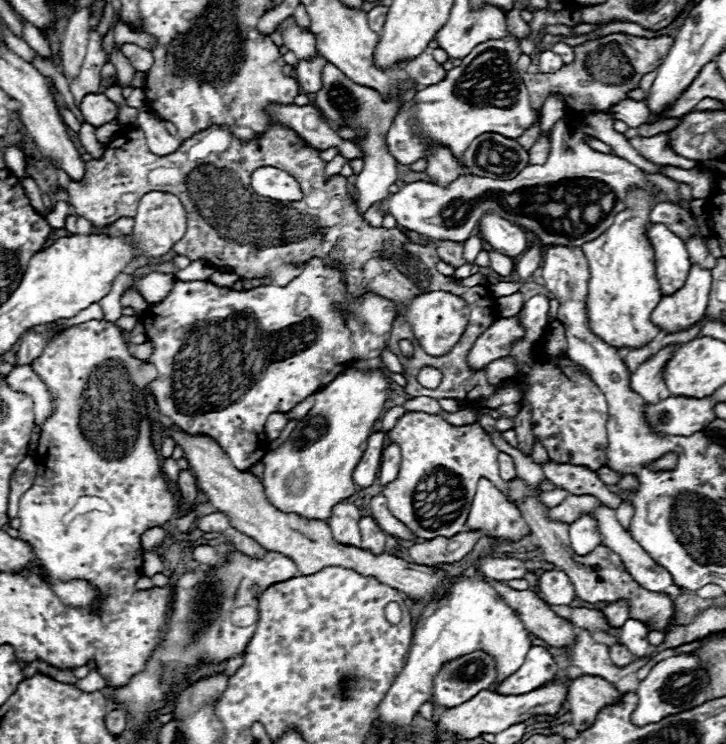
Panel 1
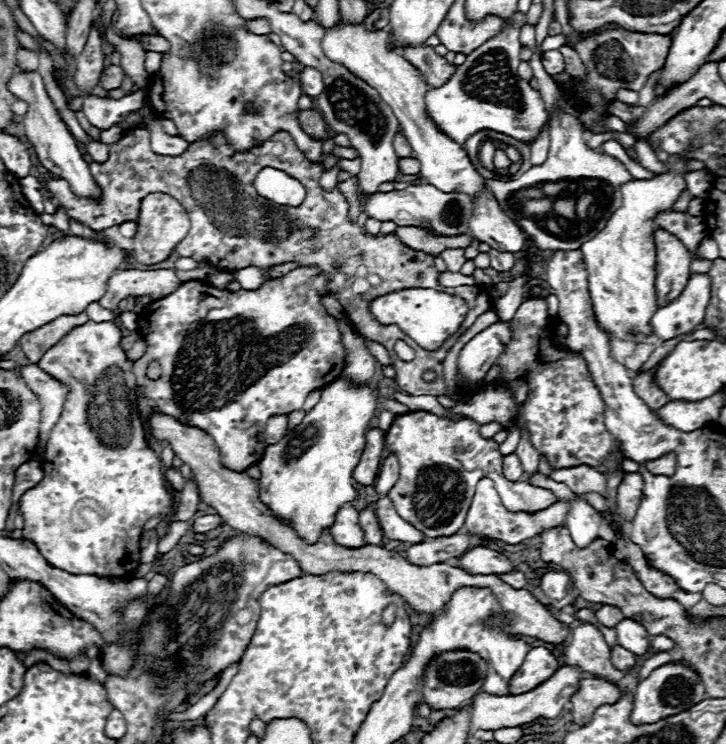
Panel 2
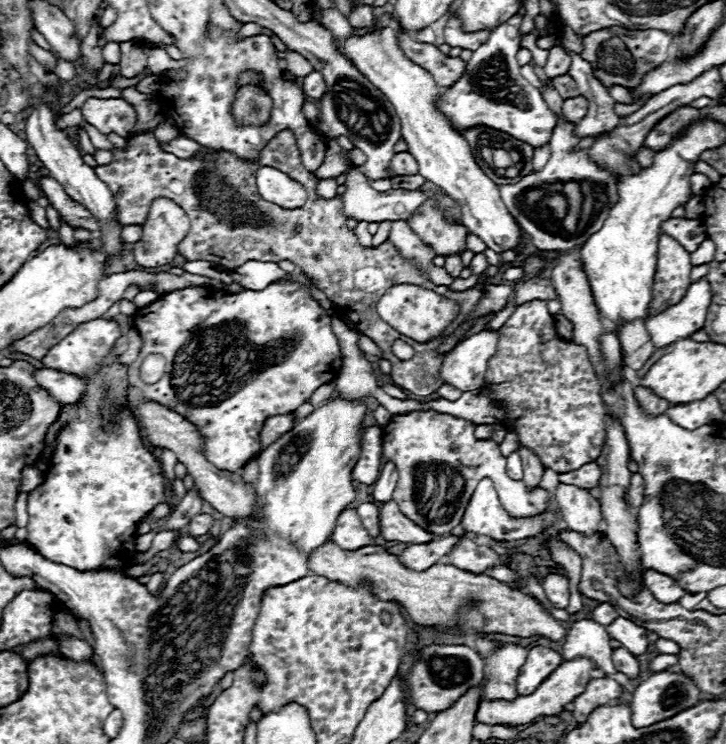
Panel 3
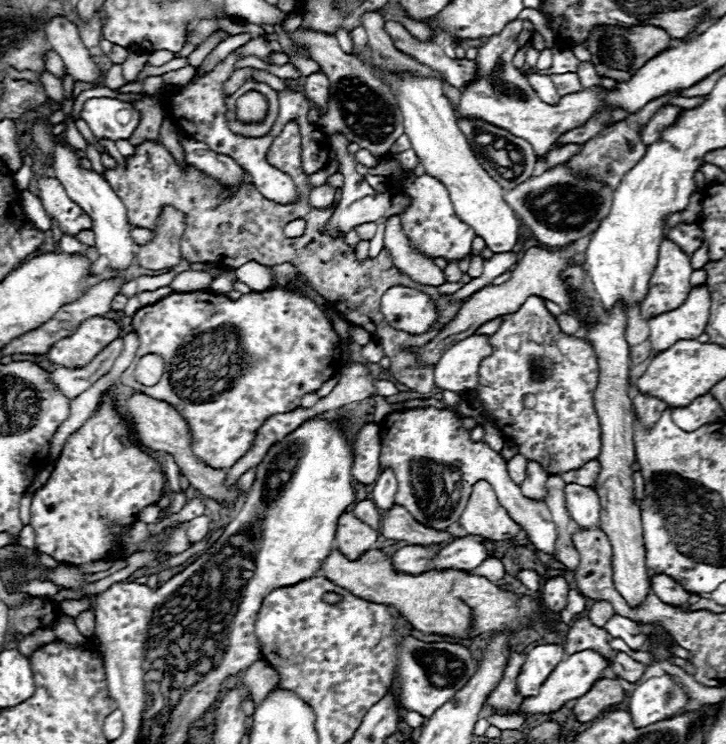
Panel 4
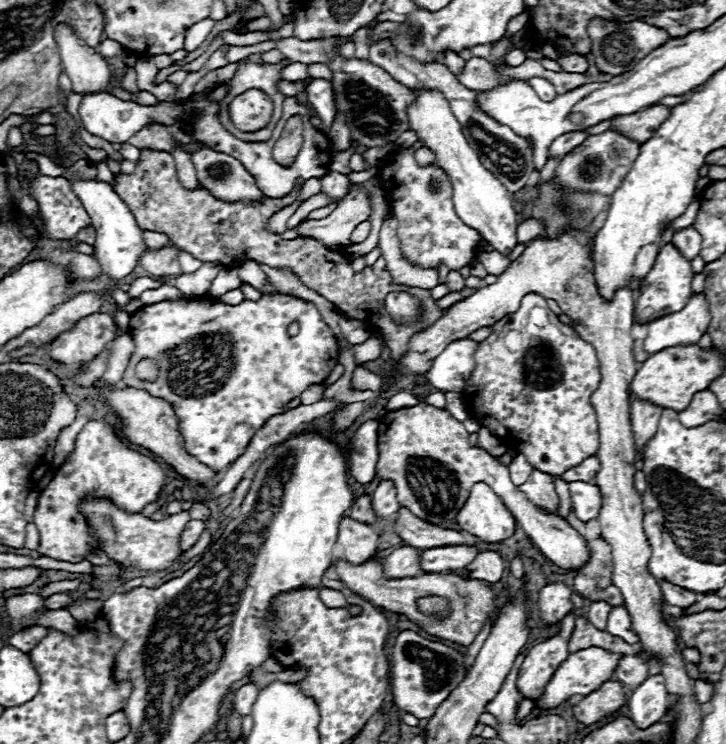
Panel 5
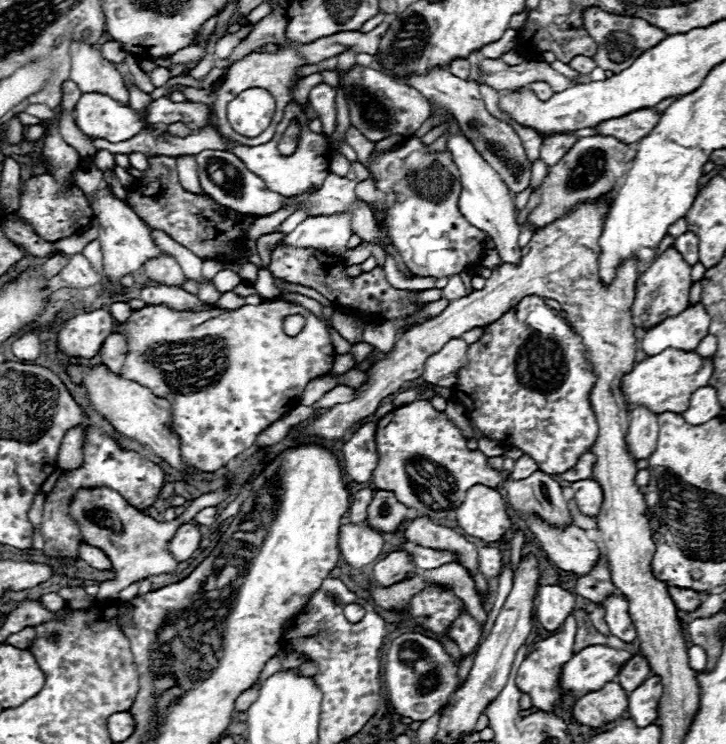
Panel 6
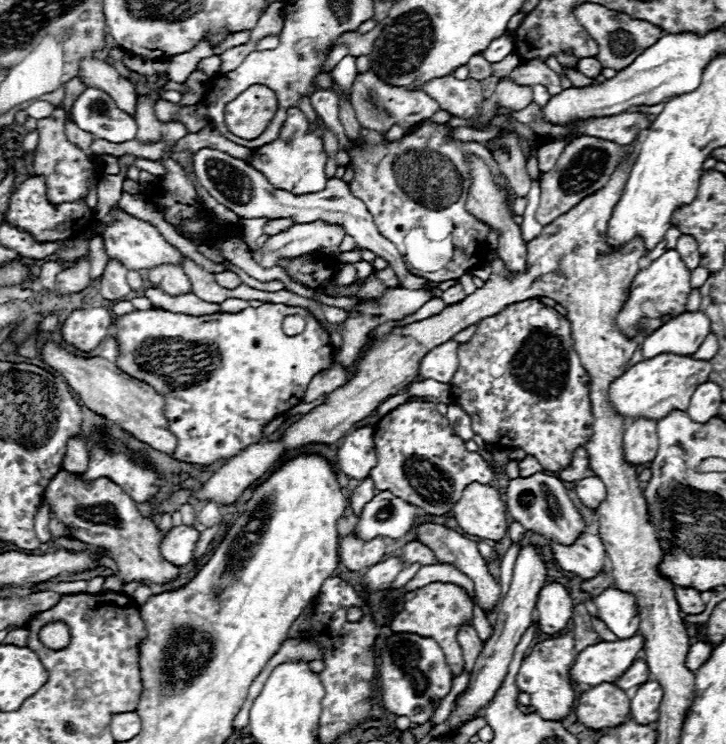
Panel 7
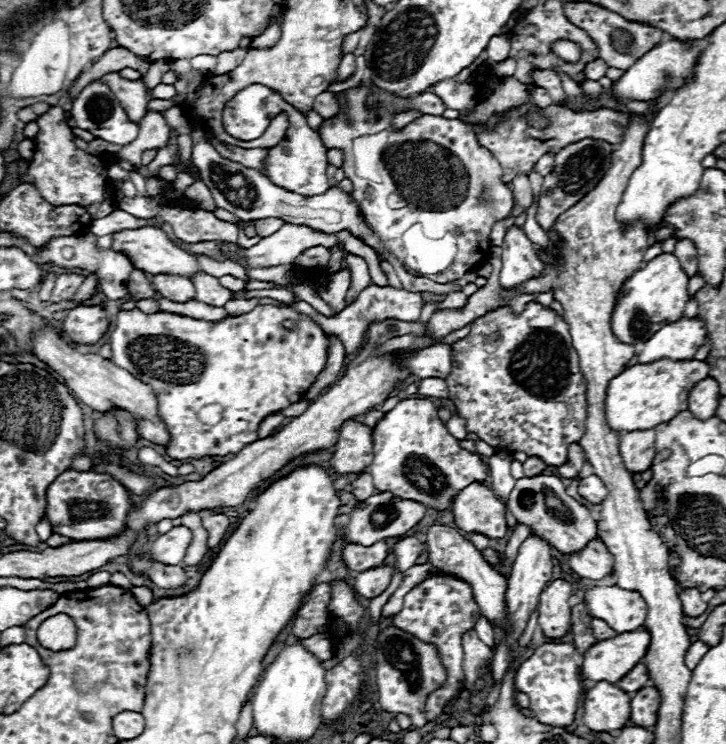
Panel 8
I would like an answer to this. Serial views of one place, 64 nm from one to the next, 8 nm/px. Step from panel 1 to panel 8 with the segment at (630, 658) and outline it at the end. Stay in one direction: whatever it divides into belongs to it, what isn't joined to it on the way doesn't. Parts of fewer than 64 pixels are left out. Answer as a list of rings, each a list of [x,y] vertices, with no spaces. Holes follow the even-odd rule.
[[[640,662],[640,664],[636,664],[620,682],[618,682],[618,688],[622,688],[624,692],[630,692],[630,694],[634,694],[634,692],[638,692],[640,688],[644,688],[646,684],[648,684],[648,670],[646,670],[646,666]]]

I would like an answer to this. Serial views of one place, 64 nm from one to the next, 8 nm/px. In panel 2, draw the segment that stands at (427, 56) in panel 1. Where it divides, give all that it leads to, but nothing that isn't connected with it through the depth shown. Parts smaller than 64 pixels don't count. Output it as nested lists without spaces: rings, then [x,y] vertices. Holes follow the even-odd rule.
[[[432,46],[404,48],[404,52],[410,52],[410,62],[426,76],[428,84],[434,88],[438,88],[440,84],[446,84],[456,72],[456,66],[448,64],[446,58],[436,54]]]

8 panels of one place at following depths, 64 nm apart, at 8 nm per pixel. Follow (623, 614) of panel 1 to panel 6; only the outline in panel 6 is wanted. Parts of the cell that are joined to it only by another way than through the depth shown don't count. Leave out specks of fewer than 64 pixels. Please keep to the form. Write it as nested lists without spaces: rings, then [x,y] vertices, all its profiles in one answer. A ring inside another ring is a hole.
[[[598,606],[594,612],[590,612],[590,620],[592,620],[594,628],[596,628],[600,634],[604,634],[604,636],[612,636],[610,630],[608,630],[608,626],[606,626],[606,622],[604,622],[604,610],[602,610],[600,606]]]

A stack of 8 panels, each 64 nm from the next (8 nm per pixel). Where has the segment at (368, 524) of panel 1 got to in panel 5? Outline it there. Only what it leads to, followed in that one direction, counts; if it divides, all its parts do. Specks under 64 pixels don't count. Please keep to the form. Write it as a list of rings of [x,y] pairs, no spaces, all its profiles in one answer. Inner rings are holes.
[[[362,494],[354,500],[354,504],[350,508],[350,518],[358,520],[358,522],[366,522],[366,524],[376,522],[376,516],[374,516],[374,510],[372,510],[372,500],[370,500],[368,494]]]

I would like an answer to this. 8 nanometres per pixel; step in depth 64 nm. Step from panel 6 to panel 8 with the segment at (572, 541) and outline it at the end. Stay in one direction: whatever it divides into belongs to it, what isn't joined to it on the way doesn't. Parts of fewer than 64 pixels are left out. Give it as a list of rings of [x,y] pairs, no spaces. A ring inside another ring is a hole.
[[[600,540],[590,542],[582,554],[568,556],[566,560],[578,576],[588,578],[588,580],[602,580],[610,576],[612,566],[614,566],[614,556],[608,552],[604,542]]]

